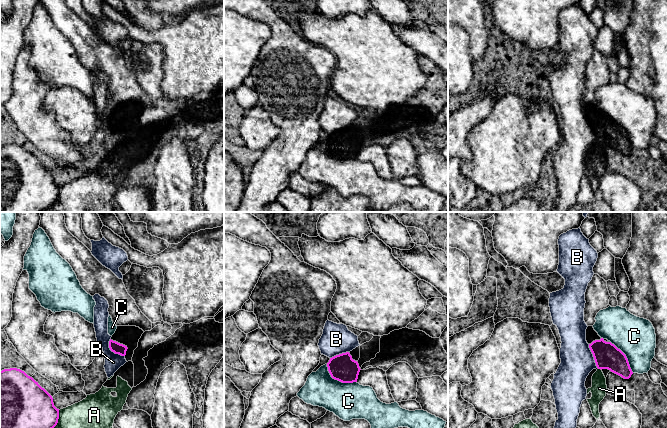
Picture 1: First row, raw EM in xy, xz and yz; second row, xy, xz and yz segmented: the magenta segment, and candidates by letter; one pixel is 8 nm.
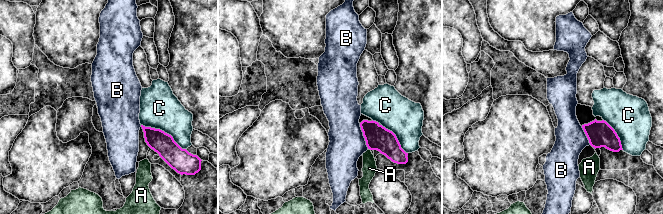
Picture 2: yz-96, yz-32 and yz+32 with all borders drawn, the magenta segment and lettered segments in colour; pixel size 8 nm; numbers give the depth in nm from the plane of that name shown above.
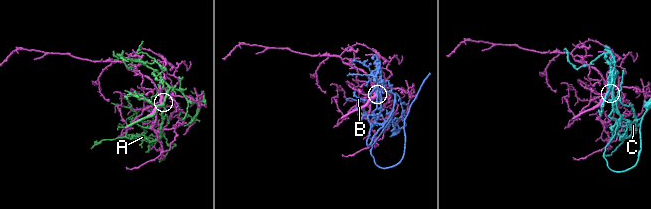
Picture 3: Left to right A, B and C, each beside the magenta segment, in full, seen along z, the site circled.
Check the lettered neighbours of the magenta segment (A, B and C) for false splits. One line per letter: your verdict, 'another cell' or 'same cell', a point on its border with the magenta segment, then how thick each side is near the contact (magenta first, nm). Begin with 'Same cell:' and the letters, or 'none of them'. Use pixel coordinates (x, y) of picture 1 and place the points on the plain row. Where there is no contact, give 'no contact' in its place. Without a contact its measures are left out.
Same cell: none of them
A: another cell | xy (55, 201) | 440/460 nm
B: another cell | xy (112, 127) | 90/140 nm
C: another cell | xz (338, 156) | 220/300 nm

